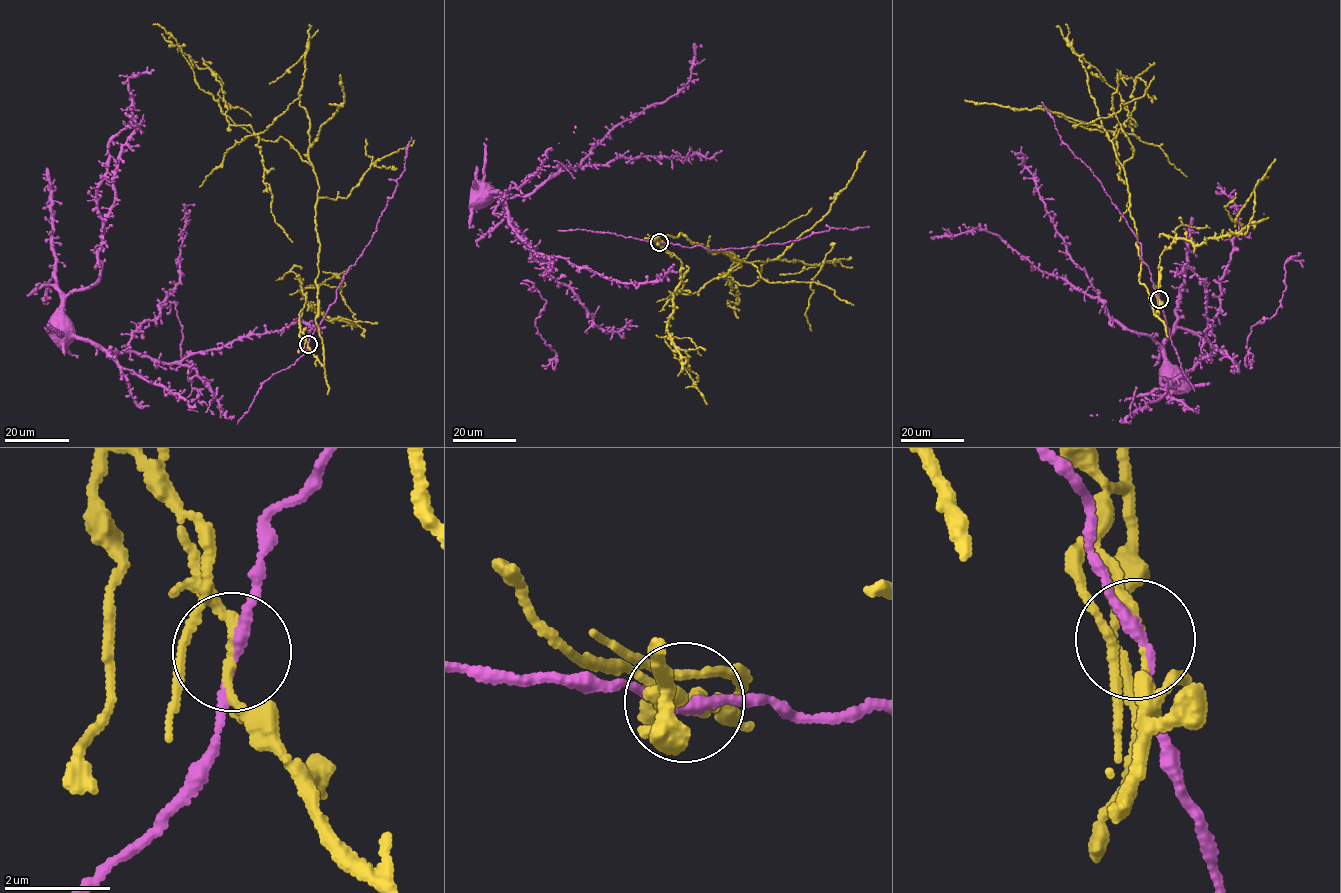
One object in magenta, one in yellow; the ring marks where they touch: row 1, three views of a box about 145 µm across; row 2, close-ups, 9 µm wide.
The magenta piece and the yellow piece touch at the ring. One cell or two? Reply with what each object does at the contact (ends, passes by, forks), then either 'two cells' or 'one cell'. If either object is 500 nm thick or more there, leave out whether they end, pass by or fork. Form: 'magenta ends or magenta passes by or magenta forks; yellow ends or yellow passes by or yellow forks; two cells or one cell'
magenta passes by; yellow passes by; two cells

